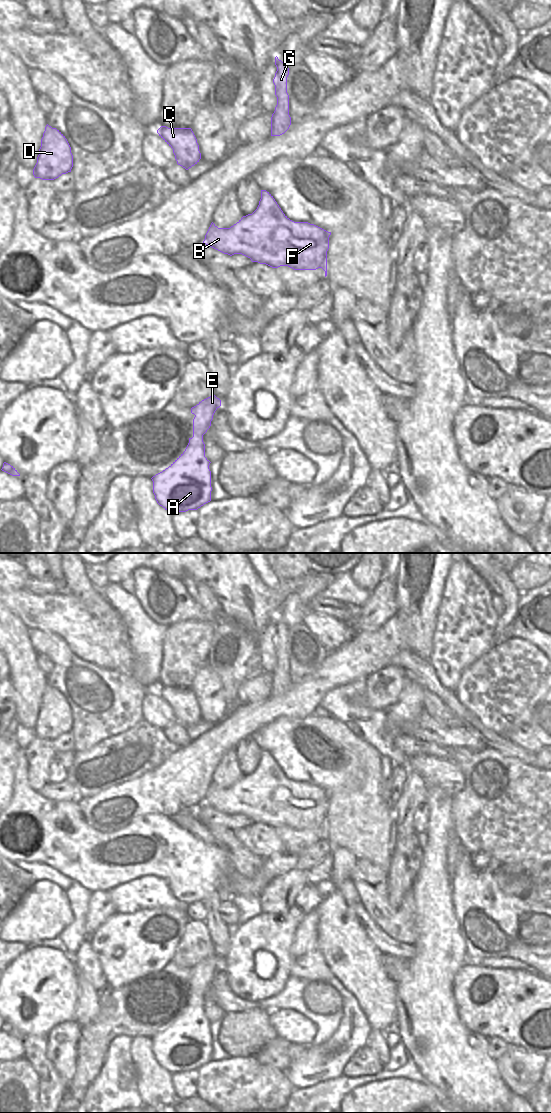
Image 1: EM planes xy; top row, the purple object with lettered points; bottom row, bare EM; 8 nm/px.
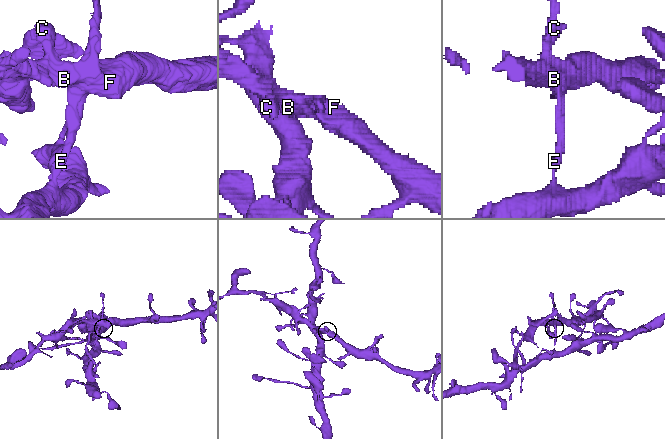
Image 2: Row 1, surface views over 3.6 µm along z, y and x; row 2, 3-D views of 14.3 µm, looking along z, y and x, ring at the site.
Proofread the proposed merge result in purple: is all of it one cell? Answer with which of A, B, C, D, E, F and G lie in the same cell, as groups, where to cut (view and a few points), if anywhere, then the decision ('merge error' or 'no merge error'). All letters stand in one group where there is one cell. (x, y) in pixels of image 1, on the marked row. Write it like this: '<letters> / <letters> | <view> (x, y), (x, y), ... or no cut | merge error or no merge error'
A / B C D E F G | xy (203, 434), (193, 436) | merge error

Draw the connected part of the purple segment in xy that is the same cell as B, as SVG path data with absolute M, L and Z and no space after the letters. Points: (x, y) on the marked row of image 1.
M261 190L259 205L252 214L230 228L218 228L212 222L203 244L230 256L242 254L272 268L322 268L326 277L330 235L314 224L290 220L273 196Z

